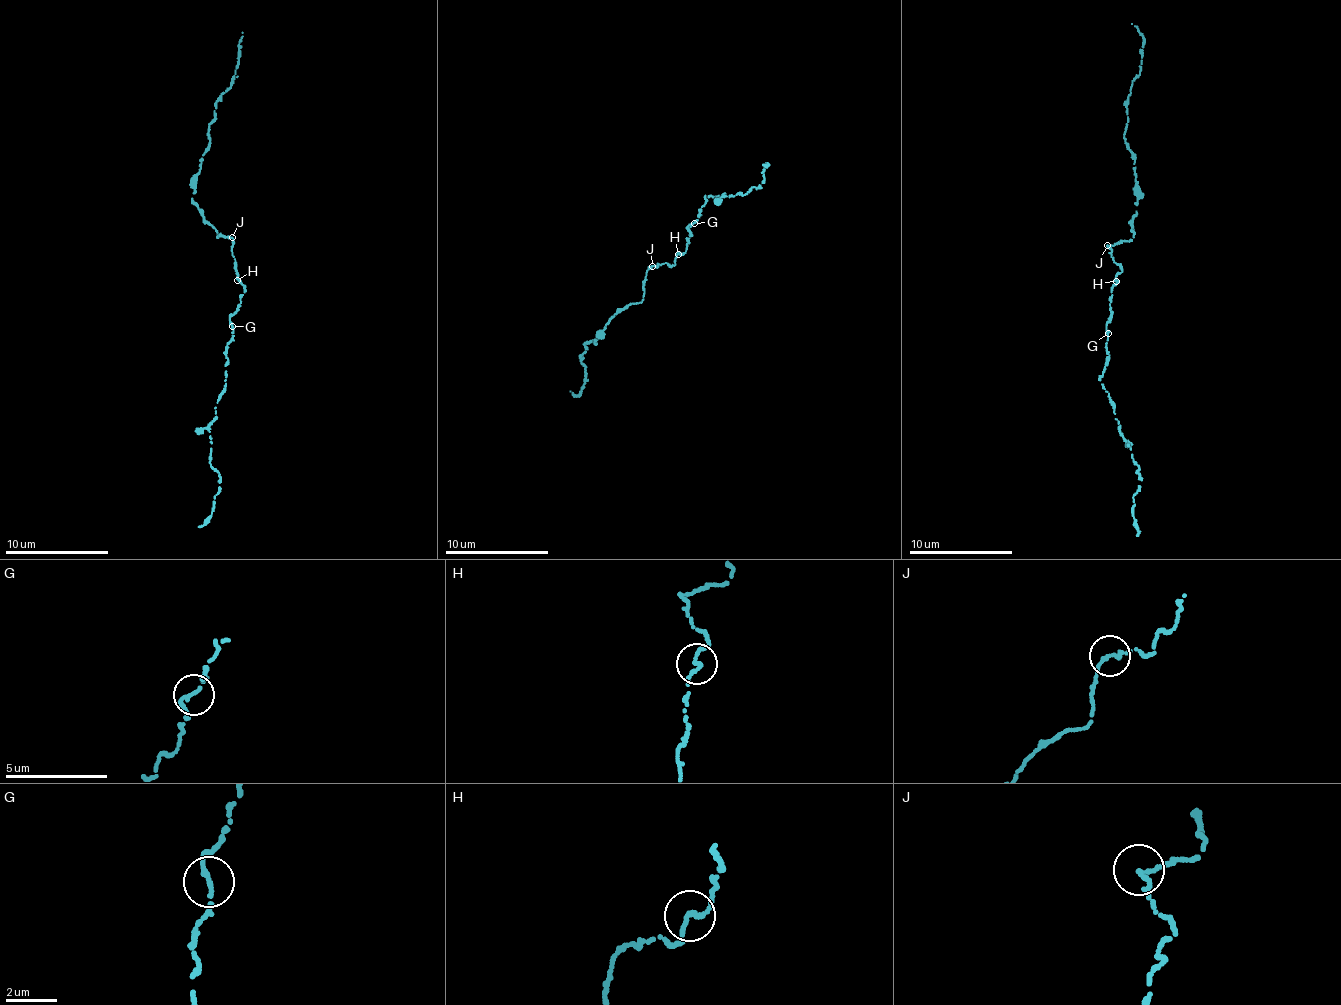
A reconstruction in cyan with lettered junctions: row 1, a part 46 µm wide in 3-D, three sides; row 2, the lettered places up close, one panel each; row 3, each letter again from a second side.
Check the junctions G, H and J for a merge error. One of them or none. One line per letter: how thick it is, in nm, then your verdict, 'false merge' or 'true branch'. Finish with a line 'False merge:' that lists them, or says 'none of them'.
G: 180 nm | true branch
H: 180 nm | true branch
J: 180 nm | true branch
False merge: none of them

